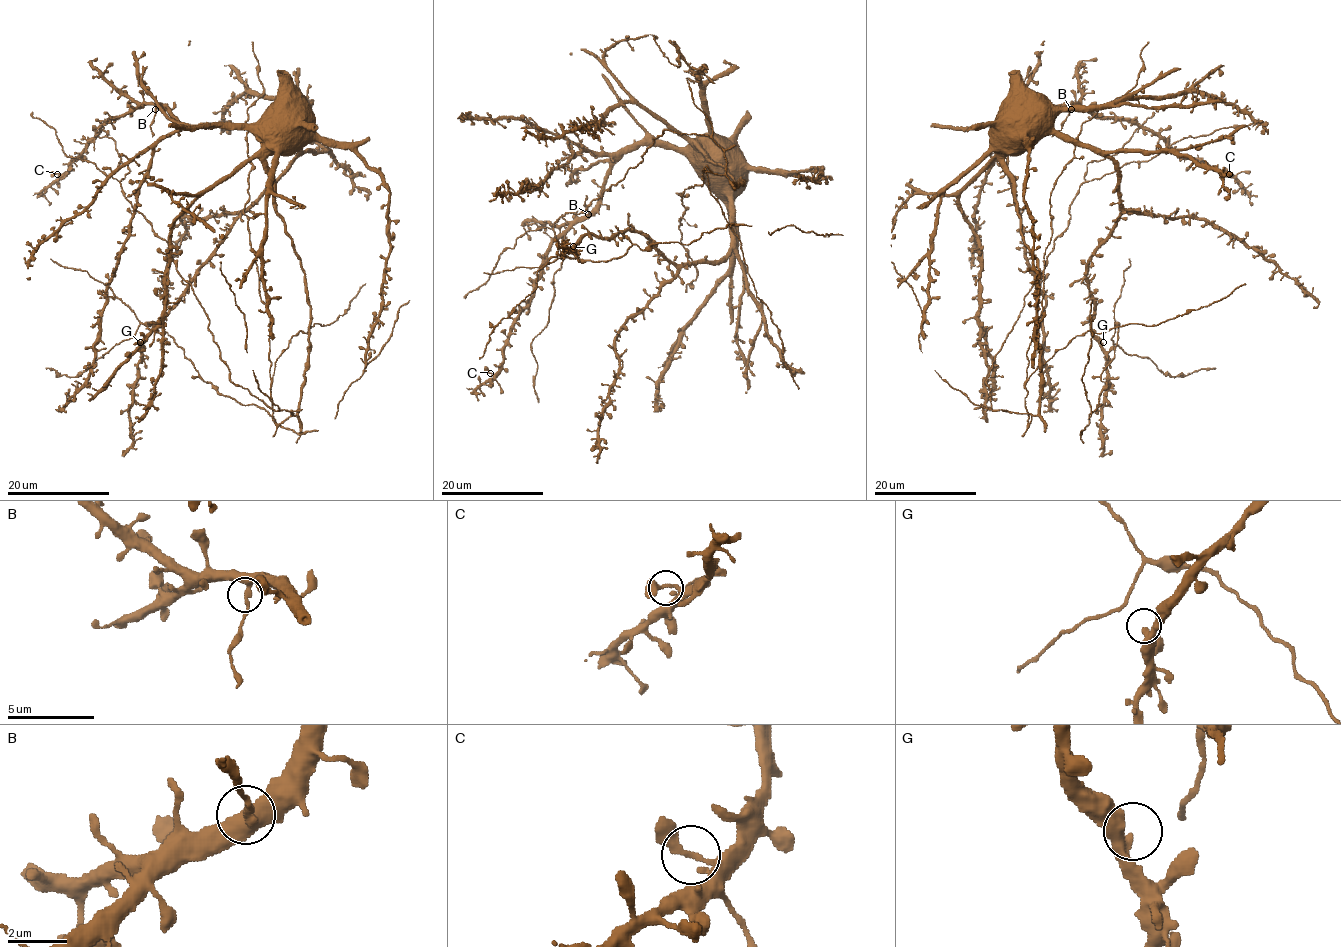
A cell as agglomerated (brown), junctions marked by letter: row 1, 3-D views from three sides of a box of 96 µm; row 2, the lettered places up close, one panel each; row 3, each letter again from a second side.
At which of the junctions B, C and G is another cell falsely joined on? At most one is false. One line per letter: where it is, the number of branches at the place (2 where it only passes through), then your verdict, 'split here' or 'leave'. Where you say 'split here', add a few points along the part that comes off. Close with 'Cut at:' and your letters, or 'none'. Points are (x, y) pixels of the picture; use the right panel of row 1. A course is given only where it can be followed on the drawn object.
B: at (1071, 109); 2 branches meet; split here; foreign part runs (1071, 109), (1062, 128), (1052, 137)
C: at (1229, 174); 2 branches meet; leave
G: at (1103, 342); 2 branches meet; leave
Cut at: B

